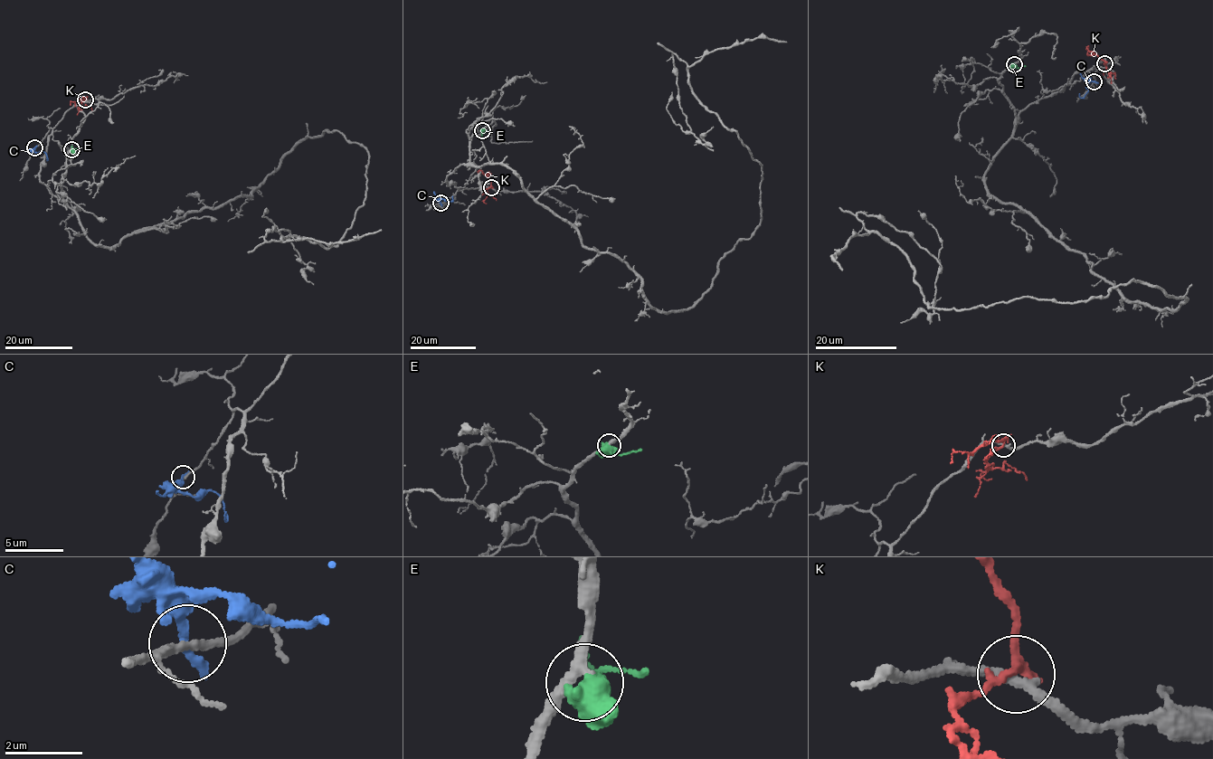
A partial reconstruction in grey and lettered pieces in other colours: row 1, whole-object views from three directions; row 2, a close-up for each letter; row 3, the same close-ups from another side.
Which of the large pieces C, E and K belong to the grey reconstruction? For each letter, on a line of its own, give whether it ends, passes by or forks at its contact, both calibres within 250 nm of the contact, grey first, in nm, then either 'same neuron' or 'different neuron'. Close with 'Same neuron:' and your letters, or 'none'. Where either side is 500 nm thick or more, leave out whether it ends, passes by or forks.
C: it ends; calibres 200 and 320 nm; different neuron
E: it forks; calibres 320 and 440 nm; same neuron
K: it passes by; calibres 240 and 240 nm; different neuron
Same neuron: E

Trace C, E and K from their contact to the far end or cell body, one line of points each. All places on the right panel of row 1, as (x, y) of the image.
C: (1094, 81), (1085, 85), (1089, 90), (1083, 98), (1078, 93)
E: (1013, 64), (1026, 66)
K: (1104, 63), (1088, 47), (1086, 50)

